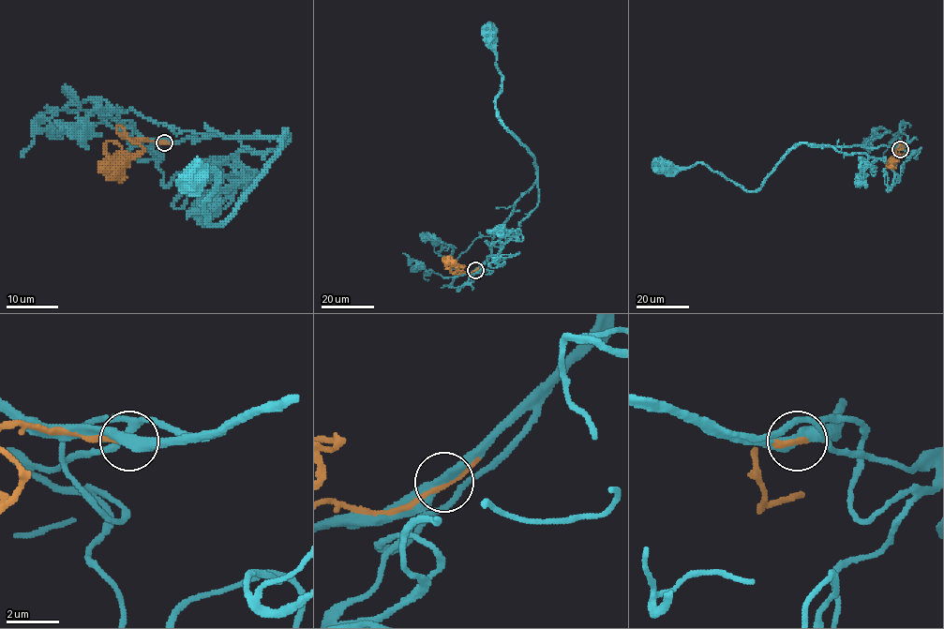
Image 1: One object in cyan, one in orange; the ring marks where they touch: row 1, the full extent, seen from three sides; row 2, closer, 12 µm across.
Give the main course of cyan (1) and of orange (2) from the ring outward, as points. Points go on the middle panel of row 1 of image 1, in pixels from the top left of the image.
1: (475, 270), (536, 179), (534, 158), (495, 107), (501, 75), (491, 35)
2: (475, 270), (456, 274), (451, 273), (464, 266), (454, 273), (445, 268)

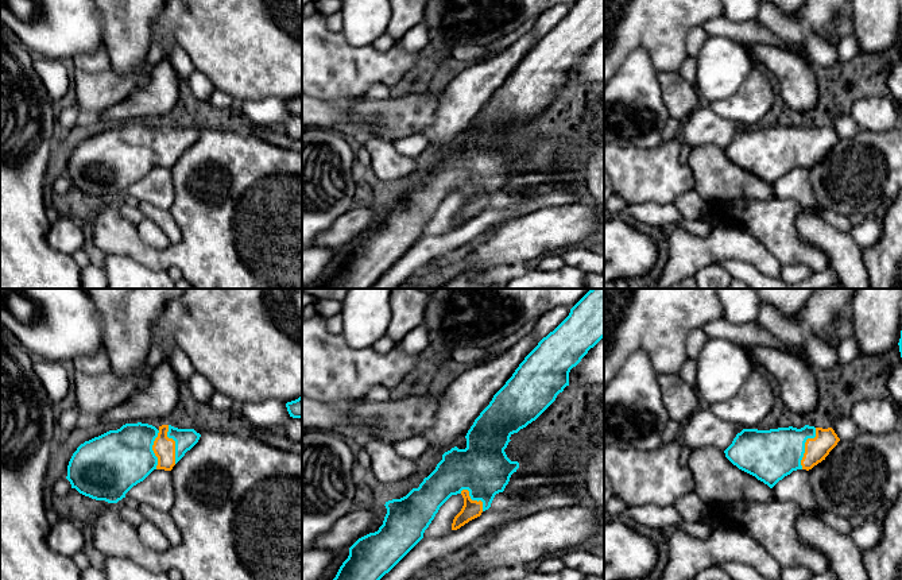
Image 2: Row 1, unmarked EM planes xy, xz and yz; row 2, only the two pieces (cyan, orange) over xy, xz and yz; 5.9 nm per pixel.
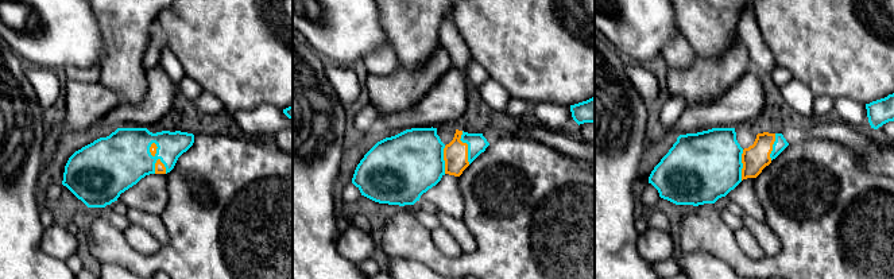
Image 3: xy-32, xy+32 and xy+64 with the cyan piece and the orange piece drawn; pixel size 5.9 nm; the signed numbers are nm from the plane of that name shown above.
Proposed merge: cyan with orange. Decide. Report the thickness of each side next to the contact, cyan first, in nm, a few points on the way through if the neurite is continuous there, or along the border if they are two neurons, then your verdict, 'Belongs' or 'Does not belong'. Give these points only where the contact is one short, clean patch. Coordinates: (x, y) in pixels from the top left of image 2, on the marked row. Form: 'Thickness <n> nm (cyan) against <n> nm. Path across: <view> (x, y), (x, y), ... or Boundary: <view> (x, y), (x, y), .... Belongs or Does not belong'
Thickness 300 nm (cyan) against 140 nm. Belongs

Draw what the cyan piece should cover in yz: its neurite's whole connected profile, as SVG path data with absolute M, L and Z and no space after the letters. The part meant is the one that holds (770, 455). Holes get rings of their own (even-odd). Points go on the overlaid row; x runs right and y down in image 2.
M832 428L743 429L724 453L739 469L773 488L793 471L809 471L825 460L839 441Z

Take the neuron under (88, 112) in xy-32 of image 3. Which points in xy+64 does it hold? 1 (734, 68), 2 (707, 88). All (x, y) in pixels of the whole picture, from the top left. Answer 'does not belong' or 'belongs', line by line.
1: belongs
2: belongs

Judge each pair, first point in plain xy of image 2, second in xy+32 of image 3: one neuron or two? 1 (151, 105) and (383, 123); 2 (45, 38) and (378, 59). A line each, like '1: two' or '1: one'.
1: one
2: two

